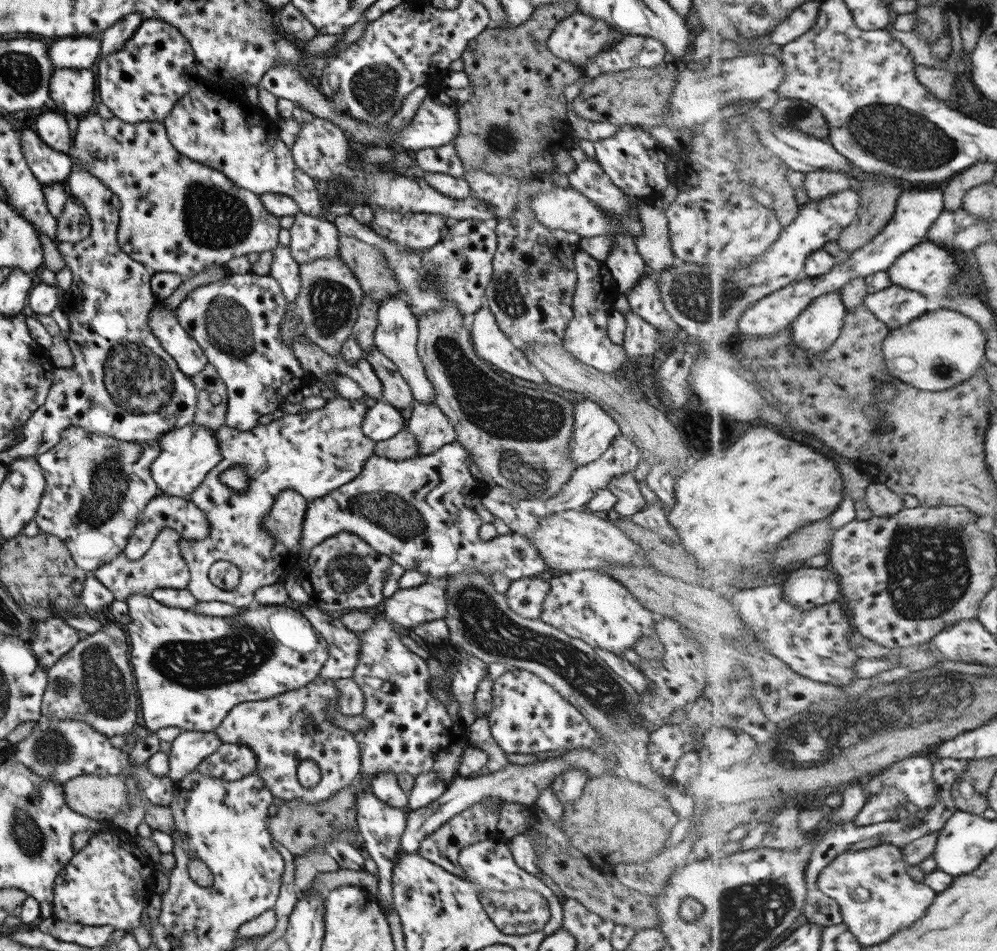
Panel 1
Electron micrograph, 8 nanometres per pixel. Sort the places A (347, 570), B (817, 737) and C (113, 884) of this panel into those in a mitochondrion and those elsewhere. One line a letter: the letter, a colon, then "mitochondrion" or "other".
A: mitochondrion
B: mitochondrion
C: other

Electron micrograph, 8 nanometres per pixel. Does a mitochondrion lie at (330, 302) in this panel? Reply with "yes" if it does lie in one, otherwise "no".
yes

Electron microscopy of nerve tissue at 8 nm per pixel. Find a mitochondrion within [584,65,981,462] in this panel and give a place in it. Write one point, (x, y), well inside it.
(891, 134)

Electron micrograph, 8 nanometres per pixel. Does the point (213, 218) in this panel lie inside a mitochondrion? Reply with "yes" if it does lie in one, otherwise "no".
yes

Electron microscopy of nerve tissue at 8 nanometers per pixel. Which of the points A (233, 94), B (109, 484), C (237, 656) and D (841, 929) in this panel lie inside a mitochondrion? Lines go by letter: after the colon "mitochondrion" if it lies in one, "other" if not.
A: other
B: mitochondrion
C: mitochondrion
D: other

